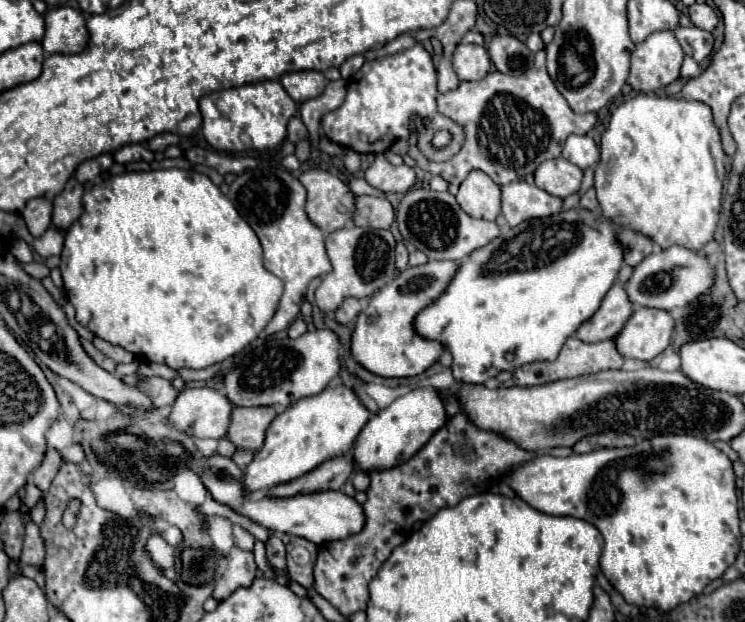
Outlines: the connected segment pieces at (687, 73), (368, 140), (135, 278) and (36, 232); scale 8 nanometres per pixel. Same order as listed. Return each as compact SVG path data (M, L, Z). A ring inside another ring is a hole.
M686 57L686 59L684 59L684 69L680 71L680 79L692 79L692 77L696 77L696 75L700 75L700 73L702 73L700 65L698 65L694 59Z
M416 43L412 49L366 61L360 73L348 81L344 103L322 117L322 131L330 141L344 149L354 149L358 153L382 153L388 151L396 139L408 139L408 115L420 113L430 119L428 133L420 133L420 151L428 155L430 161L446 161L462 149L464 131L458 123L438 113L436 91L436 69L432 57L420 43ZM440 129L448 129L454 135L452 143L444 151L430 147L432 135Z
M160 169L148 173L122 173L116 177L106 179L100 185L88 189L82 197L84 211L76 223L64 235L64 251L62 251L62 279L64 279L64 293L68 301L76 307L76 321L88 327L94 335L102 337L112 345L120 345L126 351L134 353L142 361L164 363L172 369L206 369L216 365L236 353L240 353L246 345L250 345L266 323L272 319L274 311L278 309L282 297L282 281L276 275L270 275L266 267L262 267L262 245L254 235L252 227L240 217L236 207L230 199L202 173L184 171L184 169Z
M38 197L38 199L30 199L26 203L26 209L22 211L22 217L28 225L28 231L34 237L40 237L52 221L52 201L46 197Z

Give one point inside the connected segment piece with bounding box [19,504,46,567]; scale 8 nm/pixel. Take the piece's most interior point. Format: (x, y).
(33, 553)

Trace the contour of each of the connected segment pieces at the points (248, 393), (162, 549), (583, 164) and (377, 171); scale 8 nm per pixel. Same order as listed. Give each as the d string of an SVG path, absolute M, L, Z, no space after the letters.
M316 329L298 339L268 339L266 343L250 349L240 363L224 377L228 399L242 407L284 405L318 395L340 373L340 339L332 329Z
M152 535L146 543L146 551L150 553L152 561L164 569L170 569L176 561L176 547L168 545L160 535Z
M570 135L564 143L562 157L578 165L580 169L586 169L596 165L596 161L600 159L600 151L594 139L590 139L588 135Z
M382 153L376 155L372 167L366 169L366 181L384 193L406 193L416 183L416 173L408 165L394 167Z

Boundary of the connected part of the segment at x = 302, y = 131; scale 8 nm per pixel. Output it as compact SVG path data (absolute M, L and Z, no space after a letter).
M298 117L290 119L290 123L288 123L288 139L292 143L308 139L308 131L306 131L306 125L302 123L302 119L298 119Z

